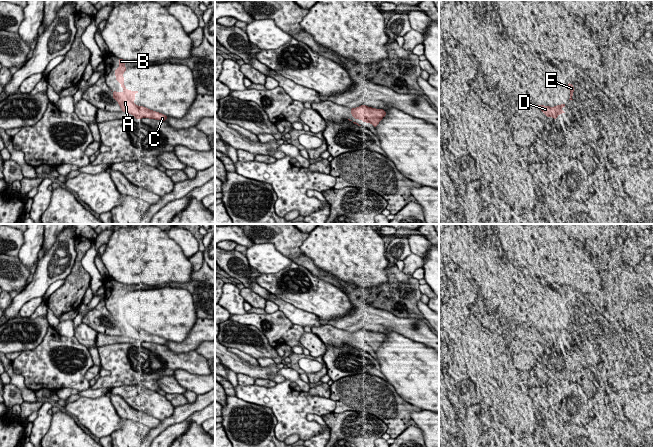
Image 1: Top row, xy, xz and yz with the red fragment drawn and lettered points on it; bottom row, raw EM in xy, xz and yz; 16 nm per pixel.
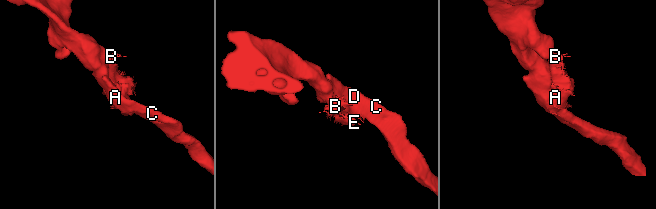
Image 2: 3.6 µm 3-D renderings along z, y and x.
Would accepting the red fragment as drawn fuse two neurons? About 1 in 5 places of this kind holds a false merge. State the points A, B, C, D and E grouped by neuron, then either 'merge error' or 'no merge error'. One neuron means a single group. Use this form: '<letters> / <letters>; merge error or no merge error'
A B C D E; no merge error

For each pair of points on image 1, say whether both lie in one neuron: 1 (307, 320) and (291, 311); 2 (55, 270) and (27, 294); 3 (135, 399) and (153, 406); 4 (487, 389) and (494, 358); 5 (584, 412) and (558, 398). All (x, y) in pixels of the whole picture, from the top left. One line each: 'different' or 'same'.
1: same
2: same
3: same
4: same
5: same

